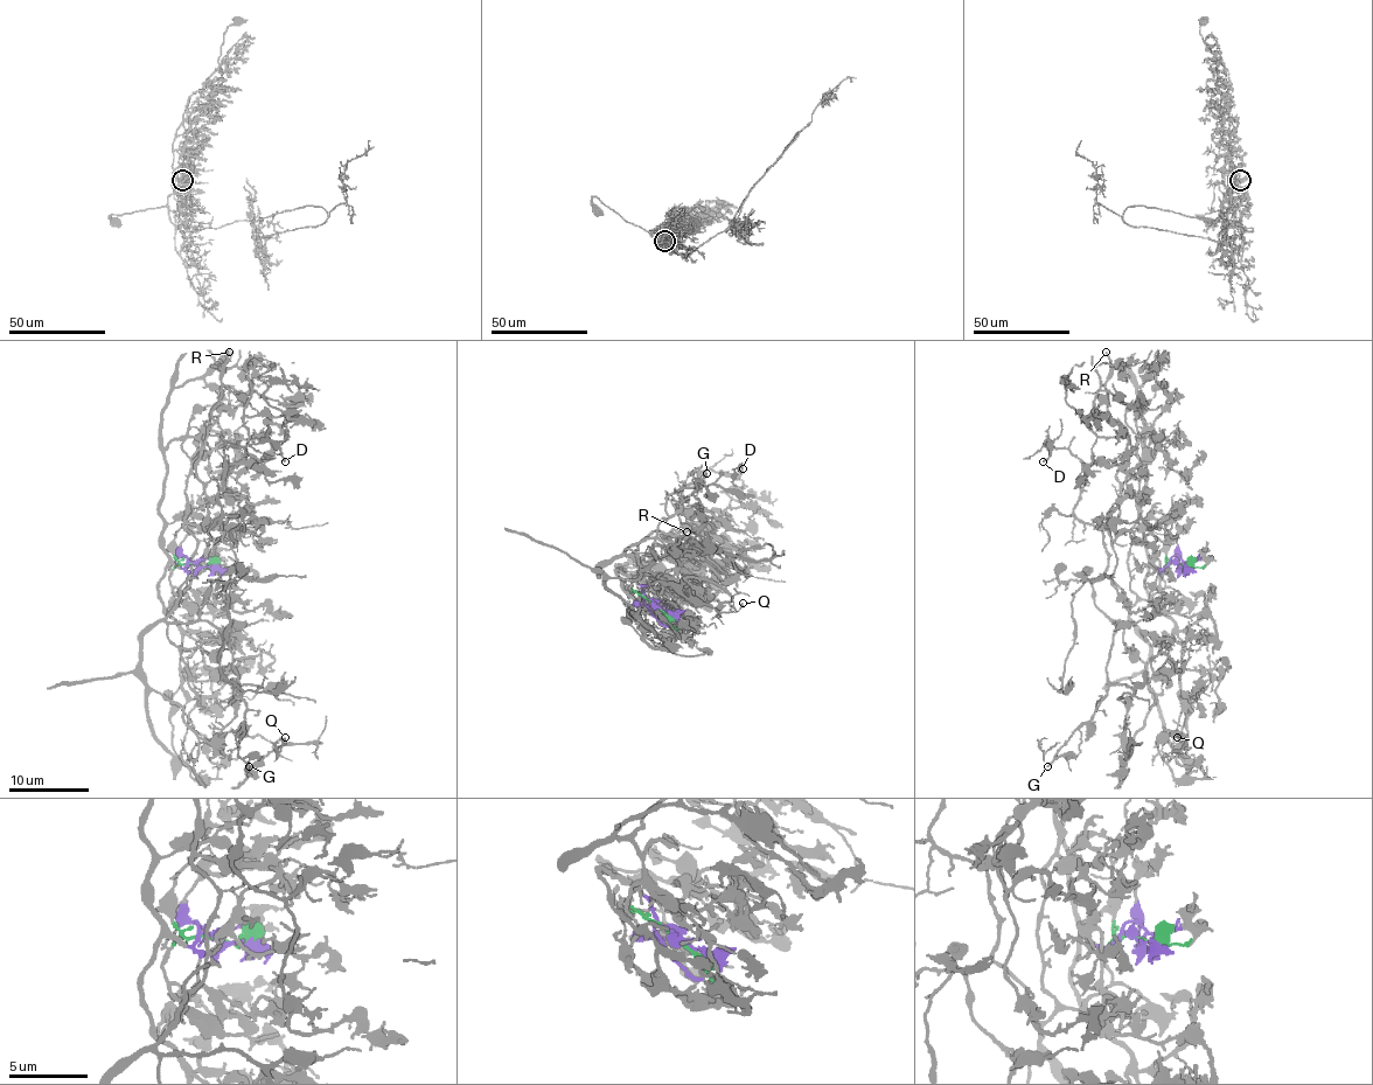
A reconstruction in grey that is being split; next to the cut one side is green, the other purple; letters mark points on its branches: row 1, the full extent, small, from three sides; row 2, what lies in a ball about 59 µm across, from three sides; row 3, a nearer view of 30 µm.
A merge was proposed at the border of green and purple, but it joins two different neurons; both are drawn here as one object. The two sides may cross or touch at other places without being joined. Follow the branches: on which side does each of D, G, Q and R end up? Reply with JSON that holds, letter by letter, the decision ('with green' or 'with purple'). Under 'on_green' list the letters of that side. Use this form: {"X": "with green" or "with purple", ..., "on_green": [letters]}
{"D": "with green", "G": "with green", "Q": "with green", "R": "with green", "on_green": ["D", "G", "Q", "R"]}

